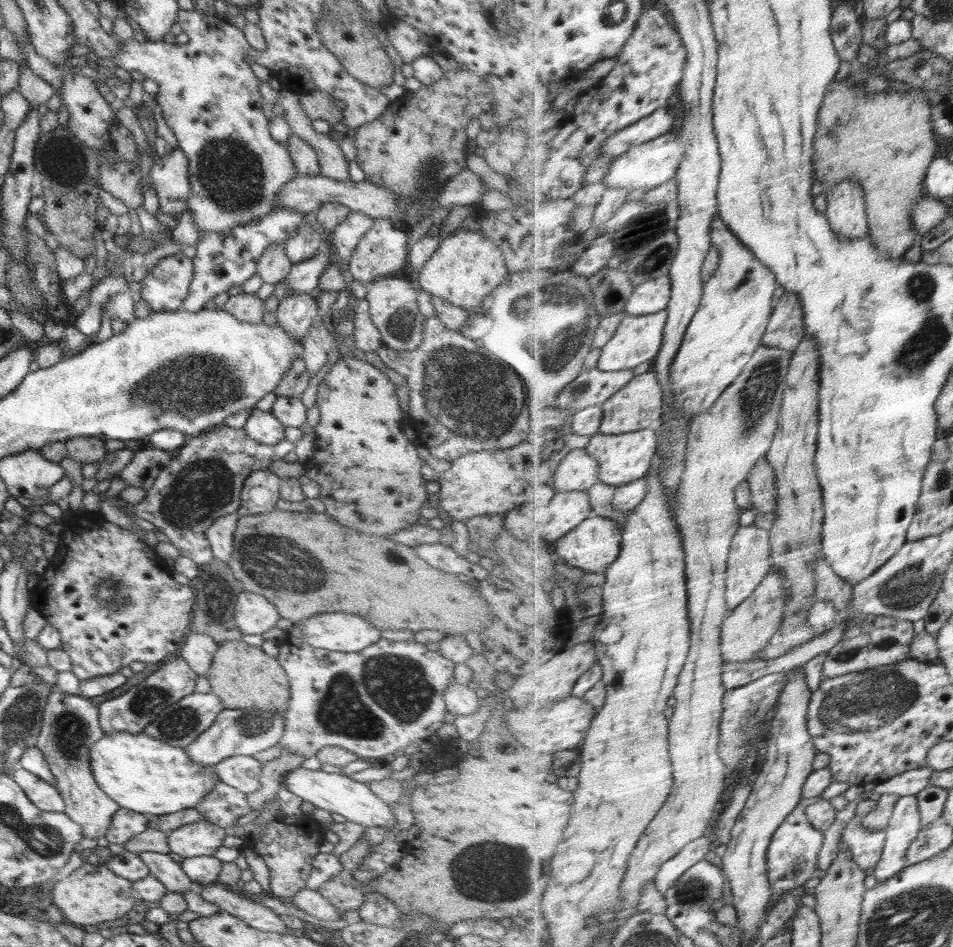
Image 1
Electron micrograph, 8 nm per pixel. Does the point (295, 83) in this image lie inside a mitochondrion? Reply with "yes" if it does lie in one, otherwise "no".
no

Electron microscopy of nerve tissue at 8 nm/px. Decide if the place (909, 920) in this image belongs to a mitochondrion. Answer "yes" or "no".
yes

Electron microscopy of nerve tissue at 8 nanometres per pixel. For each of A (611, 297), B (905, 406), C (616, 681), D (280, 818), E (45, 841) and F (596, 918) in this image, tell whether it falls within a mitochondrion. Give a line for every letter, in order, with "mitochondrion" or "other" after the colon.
A: mitochondrion
B: other
C: other
D: other
E: mitochondrion
F: mitochondrion

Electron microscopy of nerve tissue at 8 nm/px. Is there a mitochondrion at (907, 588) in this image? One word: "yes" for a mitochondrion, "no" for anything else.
yes

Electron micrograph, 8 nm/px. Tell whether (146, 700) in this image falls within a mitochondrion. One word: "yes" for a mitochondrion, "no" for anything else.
yes

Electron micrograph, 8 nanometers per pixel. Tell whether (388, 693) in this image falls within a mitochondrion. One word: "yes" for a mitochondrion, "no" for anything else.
yes

